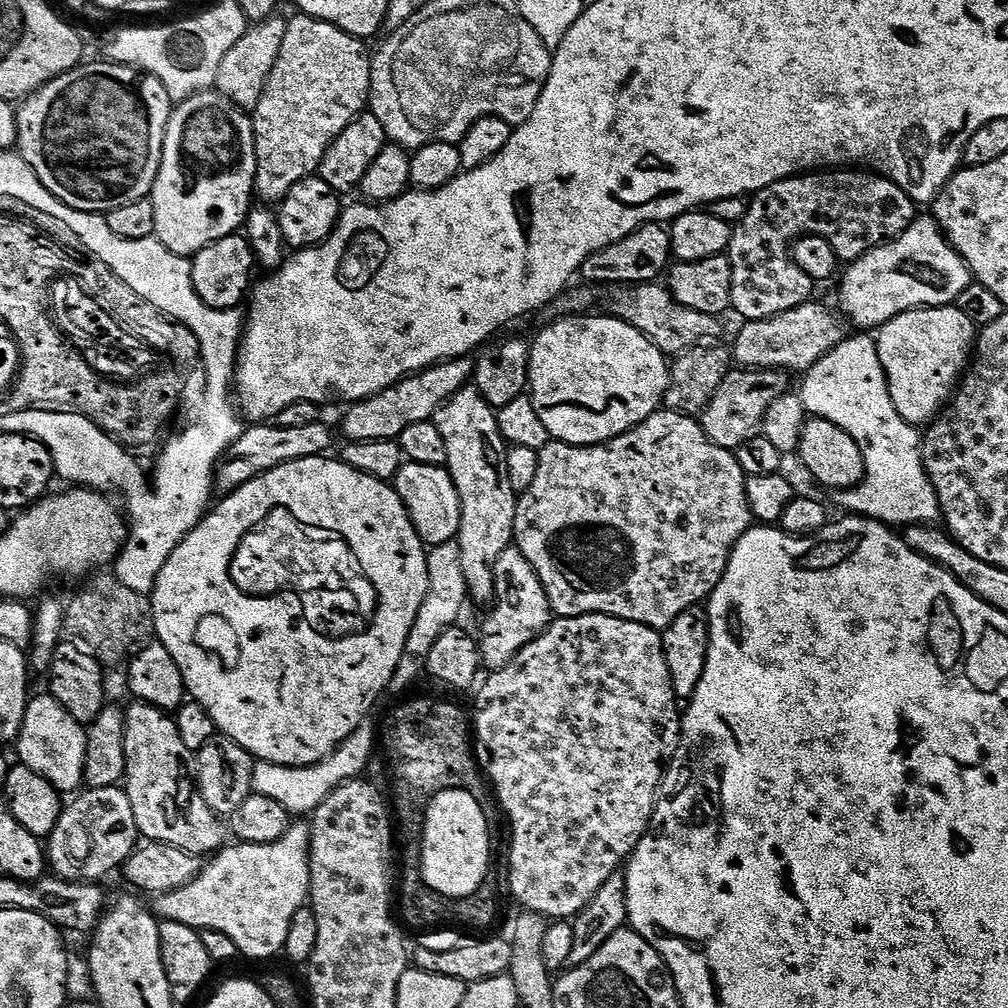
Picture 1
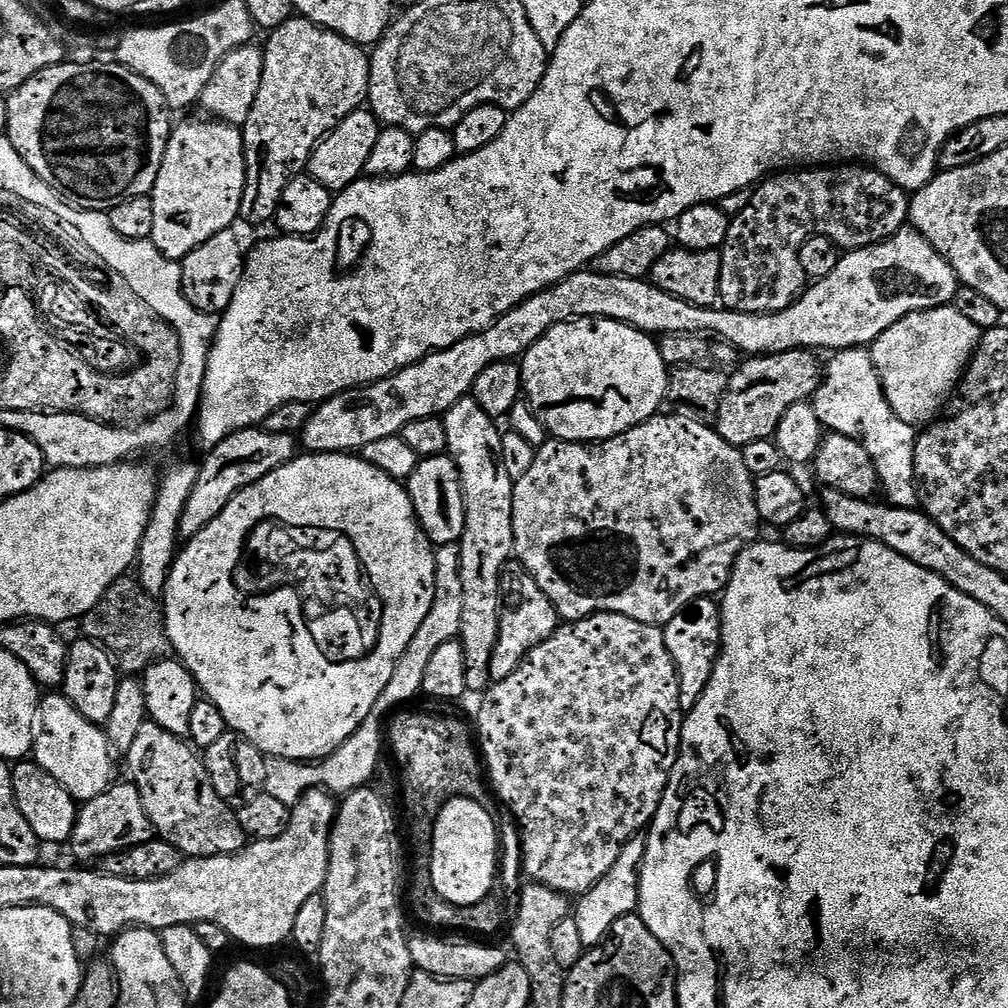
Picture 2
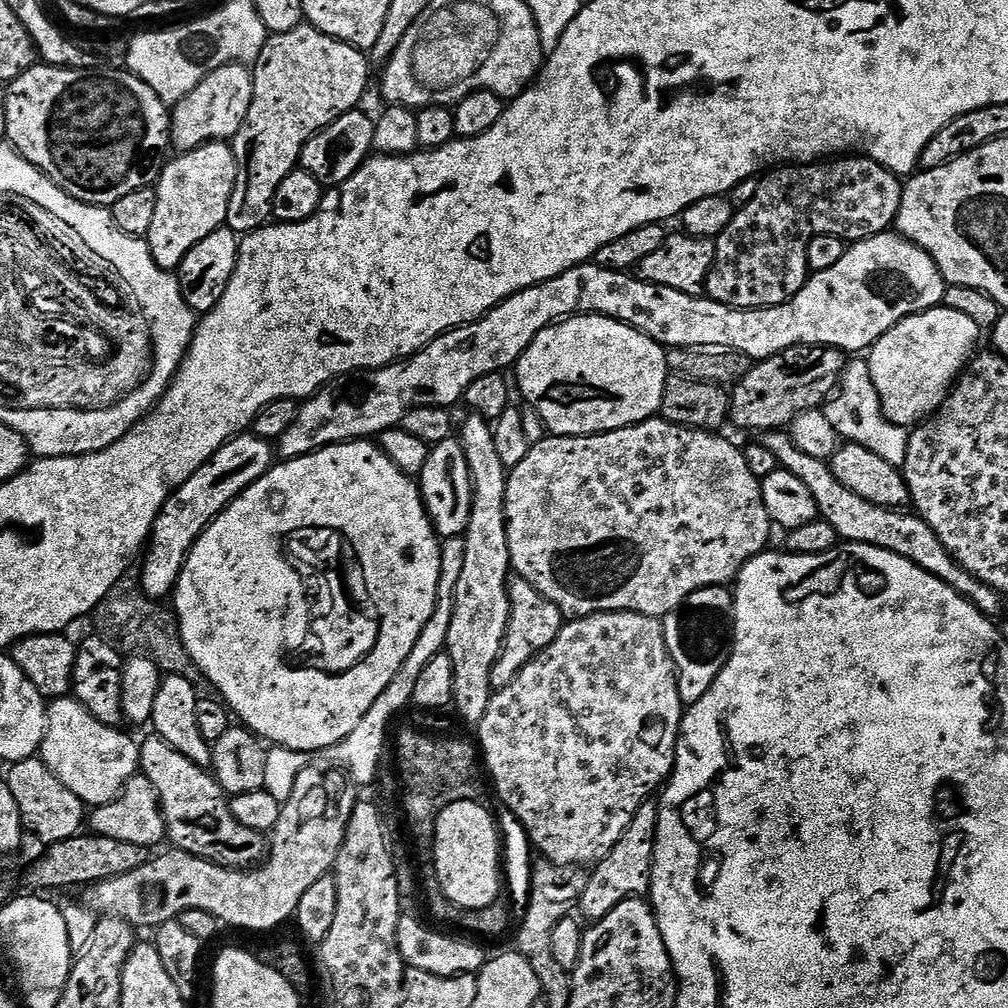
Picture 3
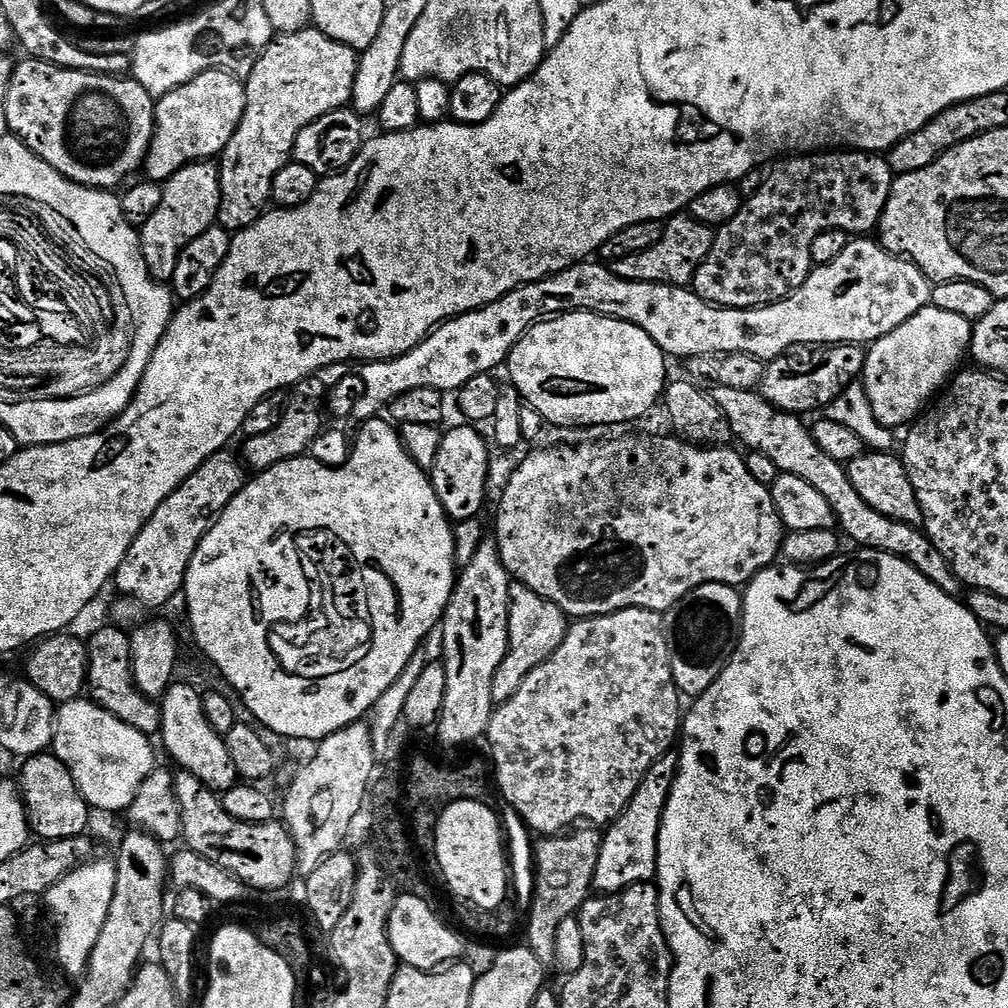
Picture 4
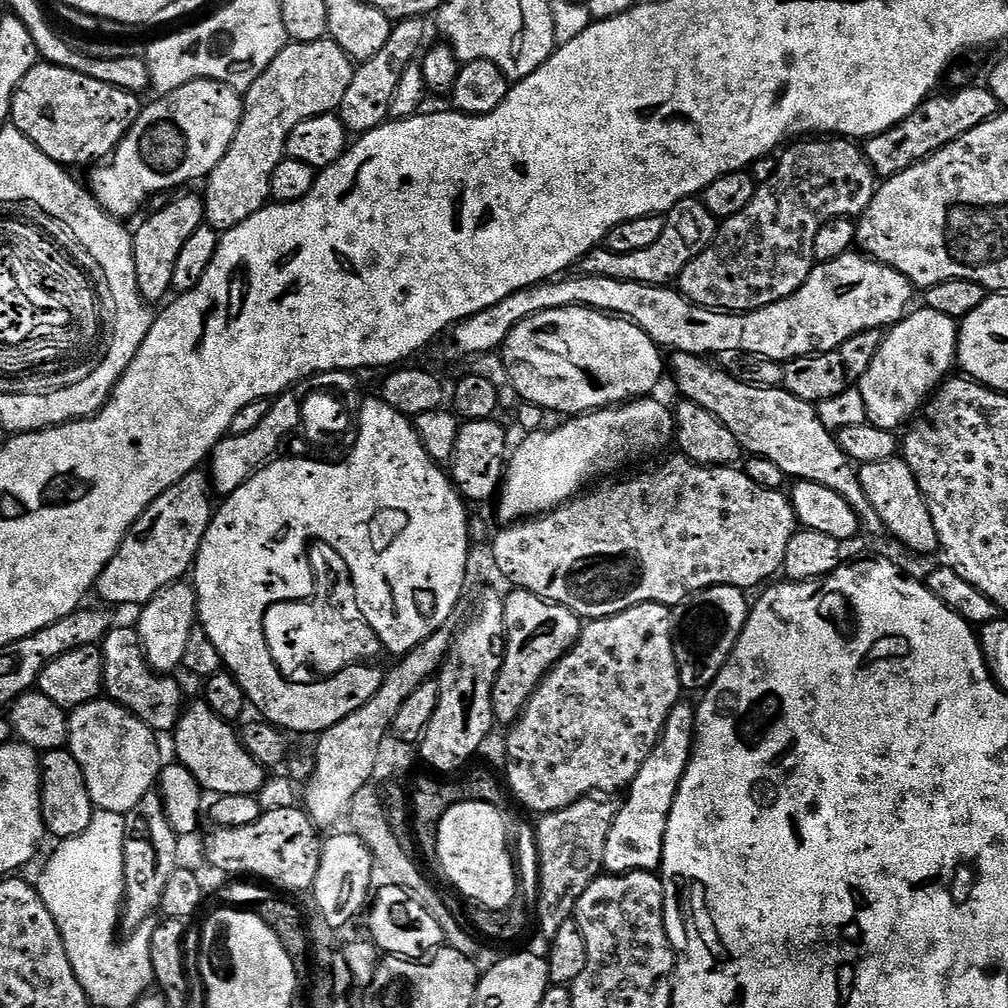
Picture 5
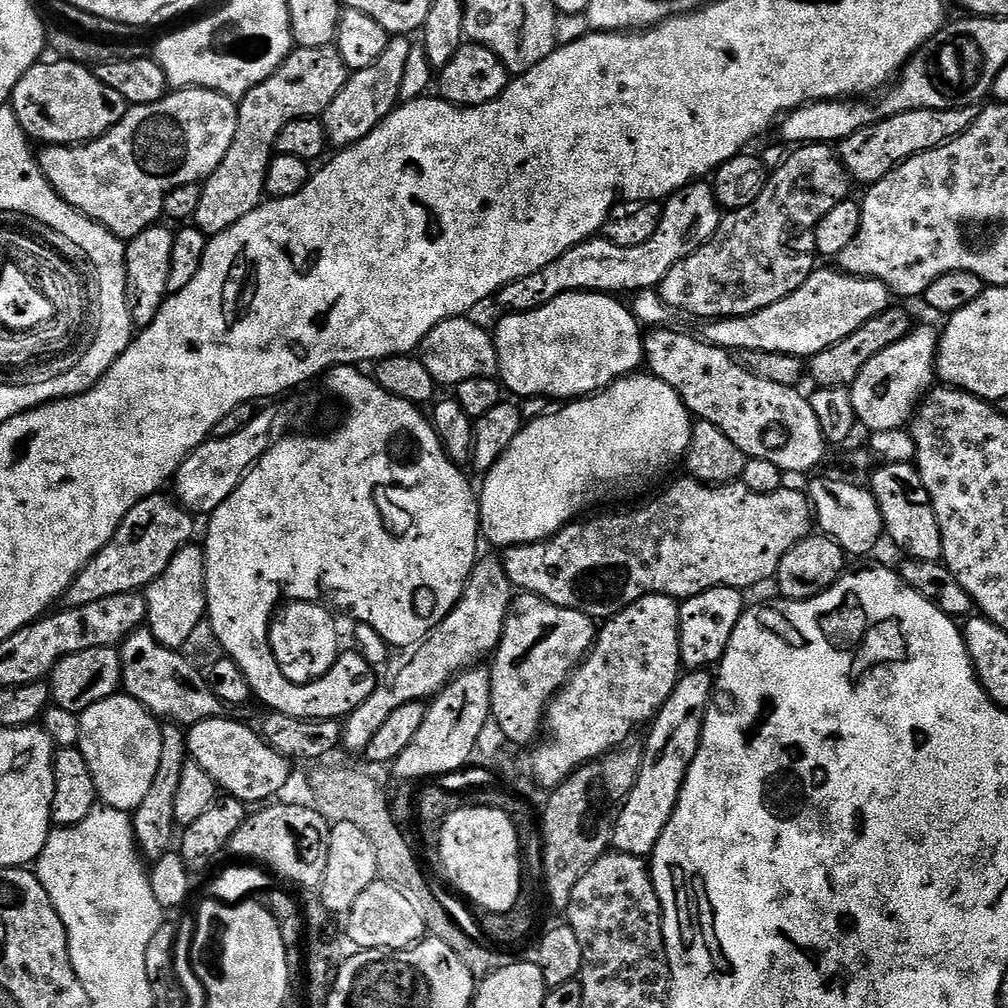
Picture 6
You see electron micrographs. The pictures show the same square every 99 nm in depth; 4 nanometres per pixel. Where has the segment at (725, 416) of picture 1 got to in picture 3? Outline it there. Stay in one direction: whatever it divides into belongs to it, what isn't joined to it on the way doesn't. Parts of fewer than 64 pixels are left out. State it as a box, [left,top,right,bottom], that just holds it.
[730,346,846,434]

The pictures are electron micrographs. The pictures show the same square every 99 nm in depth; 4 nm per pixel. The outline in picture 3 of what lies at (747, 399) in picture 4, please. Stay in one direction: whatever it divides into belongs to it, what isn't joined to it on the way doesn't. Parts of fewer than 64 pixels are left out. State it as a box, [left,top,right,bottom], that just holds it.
[762,430,1005,618]

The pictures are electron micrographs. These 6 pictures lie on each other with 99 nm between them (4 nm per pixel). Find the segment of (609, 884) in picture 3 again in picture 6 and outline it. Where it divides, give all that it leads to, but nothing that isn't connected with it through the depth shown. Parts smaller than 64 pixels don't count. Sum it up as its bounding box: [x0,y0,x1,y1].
[612,670,714,858]

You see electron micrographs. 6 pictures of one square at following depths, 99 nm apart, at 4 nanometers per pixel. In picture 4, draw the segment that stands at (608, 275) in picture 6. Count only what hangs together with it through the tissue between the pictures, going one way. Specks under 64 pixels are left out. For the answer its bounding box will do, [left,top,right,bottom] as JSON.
[614,214,713,288]

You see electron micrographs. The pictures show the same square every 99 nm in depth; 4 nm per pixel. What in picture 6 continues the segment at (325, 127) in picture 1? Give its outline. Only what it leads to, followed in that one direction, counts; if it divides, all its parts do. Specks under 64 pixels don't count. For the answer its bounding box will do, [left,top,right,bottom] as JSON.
[194,46,349,238]

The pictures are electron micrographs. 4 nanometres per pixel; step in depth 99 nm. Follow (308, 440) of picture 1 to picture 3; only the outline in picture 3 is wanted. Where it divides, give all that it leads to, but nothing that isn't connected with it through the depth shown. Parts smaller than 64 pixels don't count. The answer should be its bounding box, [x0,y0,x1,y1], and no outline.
[138,434,274,601]

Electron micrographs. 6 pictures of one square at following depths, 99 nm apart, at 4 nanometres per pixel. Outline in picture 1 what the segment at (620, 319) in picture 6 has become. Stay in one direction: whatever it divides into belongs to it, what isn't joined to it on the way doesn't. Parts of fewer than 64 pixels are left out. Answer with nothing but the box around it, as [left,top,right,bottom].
[528,314,670,446]

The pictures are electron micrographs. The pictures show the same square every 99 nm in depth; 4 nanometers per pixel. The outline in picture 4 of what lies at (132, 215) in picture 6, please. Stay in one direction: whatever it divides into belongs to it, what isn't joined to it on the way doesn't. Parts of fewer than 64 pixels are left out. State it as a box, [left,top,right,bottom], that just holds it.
[143,72,246,182]

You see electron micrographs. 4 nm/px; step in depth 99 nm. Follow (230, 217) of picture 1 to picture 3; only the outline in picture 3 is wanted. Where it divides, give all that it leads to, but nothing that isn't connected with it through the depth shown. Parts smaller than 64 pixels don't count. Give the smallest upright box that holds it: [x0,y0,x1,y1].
[147,142,236,270]

